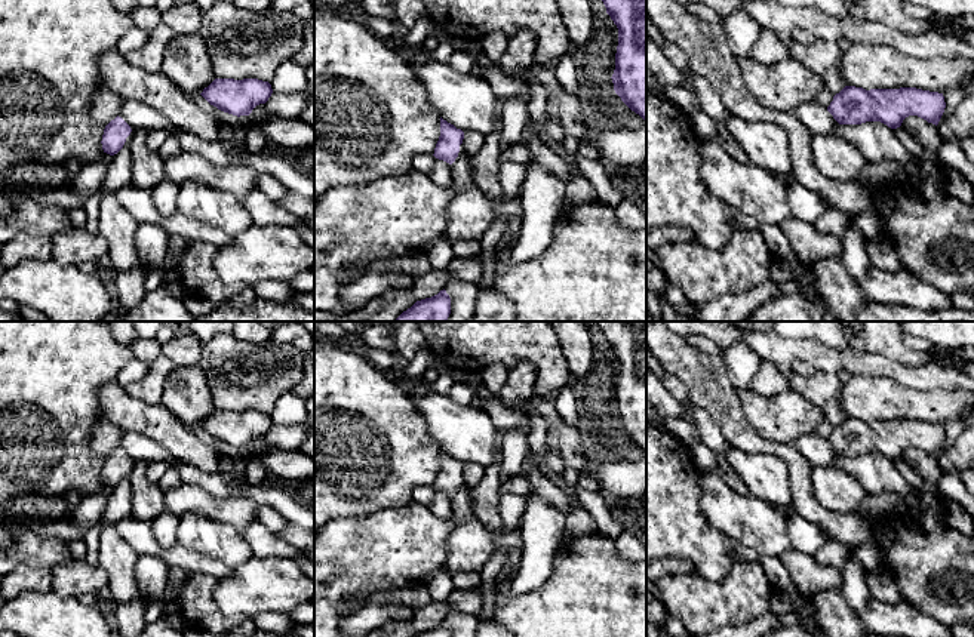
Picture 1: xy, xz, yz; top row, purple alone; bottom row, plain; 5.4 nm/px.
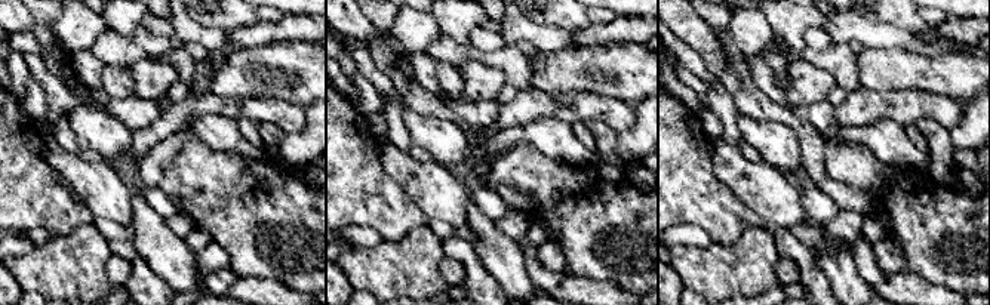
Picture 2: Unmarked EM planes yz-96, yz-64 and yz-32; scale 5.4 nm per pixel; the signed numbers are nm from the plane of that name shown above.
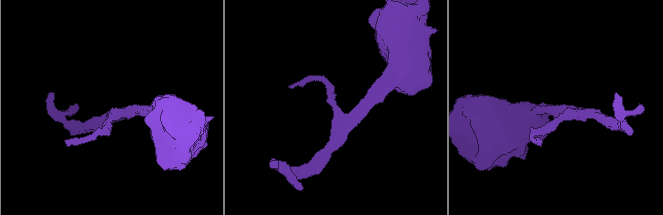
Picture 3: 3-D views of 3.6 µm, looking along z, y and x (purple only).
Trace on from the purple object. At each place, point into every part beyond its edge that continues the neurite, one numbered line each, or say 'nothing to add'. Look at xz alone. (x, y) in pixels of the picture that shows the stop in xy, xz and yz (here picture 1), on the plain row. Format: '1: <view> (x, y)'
nothing to add

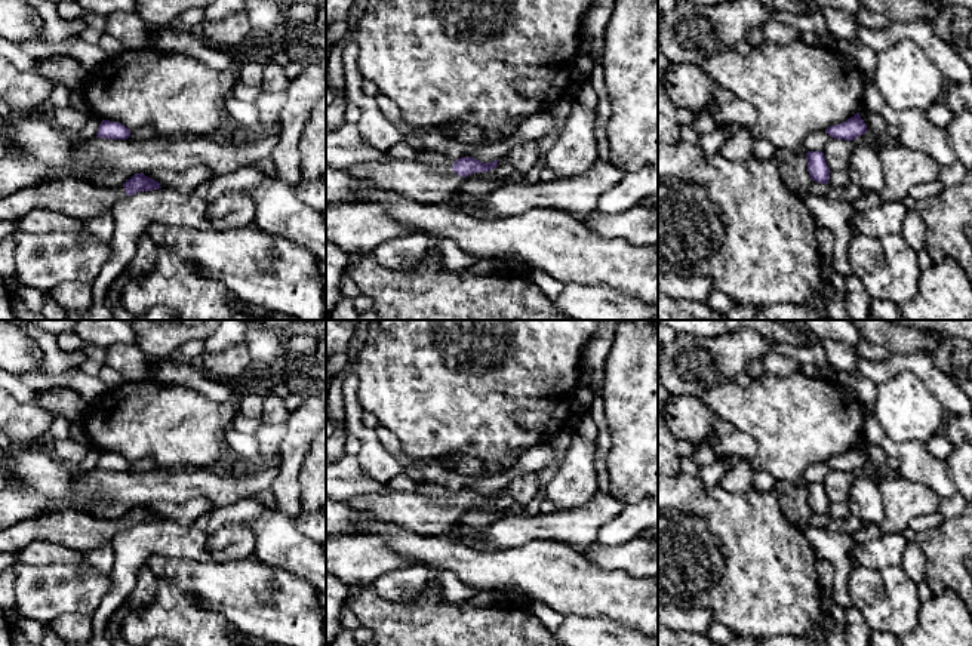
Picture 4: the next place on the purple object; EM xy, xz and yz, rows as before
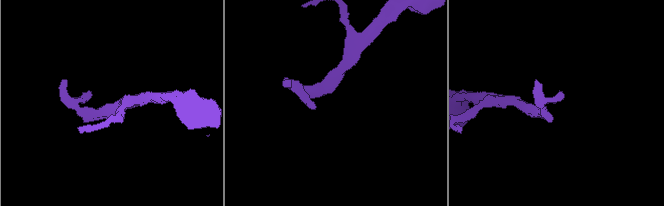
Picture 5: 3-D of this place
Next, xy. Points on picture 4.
1: xy (76, 528)

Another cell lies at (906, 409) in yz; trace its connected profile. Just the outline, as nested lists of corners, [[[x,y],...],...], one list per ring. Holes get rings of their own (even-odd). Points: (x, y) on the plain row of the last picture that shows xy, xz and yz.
[[[904,370],[877,385],[874,416],[893,442],[928,442],[944,431],[947,412],[925,382]]]

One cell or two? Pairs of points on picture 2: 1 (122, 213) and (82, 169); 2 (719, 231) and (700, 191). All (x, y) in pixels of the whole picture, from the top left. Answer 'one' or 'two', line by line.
1: one
2: one

